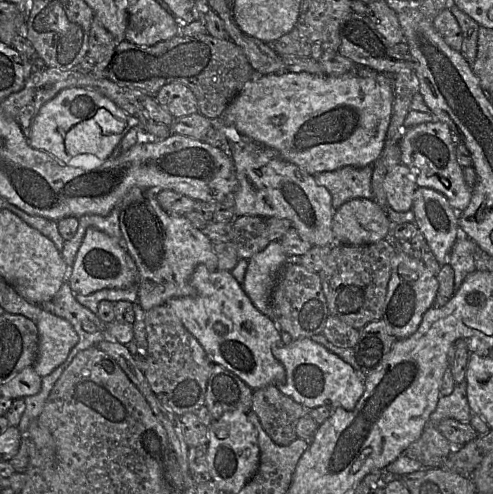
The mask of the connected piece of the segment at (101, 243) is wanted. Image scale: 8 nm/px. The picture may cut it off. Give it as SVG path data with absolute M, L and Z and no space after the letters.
M89 227L71 266L69 284L75 295L89 295L101 289L122 289L138 283L138 269L123 243Z

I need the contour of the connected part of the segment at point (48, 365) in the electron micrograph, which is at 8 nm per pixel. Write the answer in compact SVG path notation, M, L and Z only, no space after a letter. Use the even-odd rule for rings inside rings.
M43 310L36 324L39 344L33 367L40 377L45 377L67 359L79 336L70 322L49 311Z

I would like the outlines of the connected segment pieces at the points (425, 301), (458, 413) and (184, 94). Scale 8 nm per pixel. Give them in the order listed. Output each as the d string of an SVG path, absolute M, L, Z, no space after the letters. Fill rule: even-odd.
M395 254L391 263L391 277L382 317L387 325L387 331L397 339L404 339L414 334L425 312L434 306L438 288L437 276L420 258L407 254Z
M466 382L455 384L453 392L448 396L441 396L436 409L429 418L429 424L437 426L442 420L453 418L462 422L469 422L472 411L470 409Z
M170 83L163 86L155 97L174 118L185 117L199 112L194 93L181 83Z

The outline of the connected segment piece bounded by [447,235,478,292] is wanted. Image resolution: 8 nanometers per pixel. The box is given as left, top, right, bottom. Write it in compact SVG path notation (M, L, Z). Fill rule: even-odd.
M460 235L452 247L447 264L450 265L454 271L455 292L465 278L476 271L475 254L477 249L477 244L466 235Z

